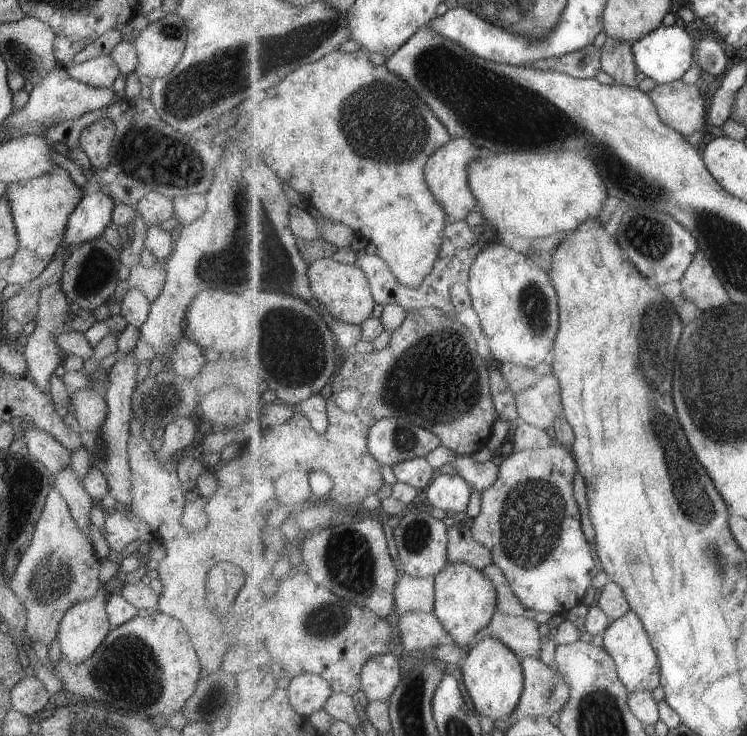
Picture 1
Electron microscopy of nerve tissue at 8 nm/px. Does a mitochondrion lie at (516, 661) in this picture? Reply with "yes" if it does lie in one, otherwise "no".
no

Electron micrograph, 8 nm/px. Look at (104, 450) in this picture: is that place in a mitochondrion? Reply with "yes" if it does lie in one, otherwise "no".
yes

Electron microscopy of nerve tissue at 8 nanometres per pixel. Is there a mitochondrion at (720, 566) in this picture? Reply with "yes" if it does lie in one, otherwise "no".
yes

